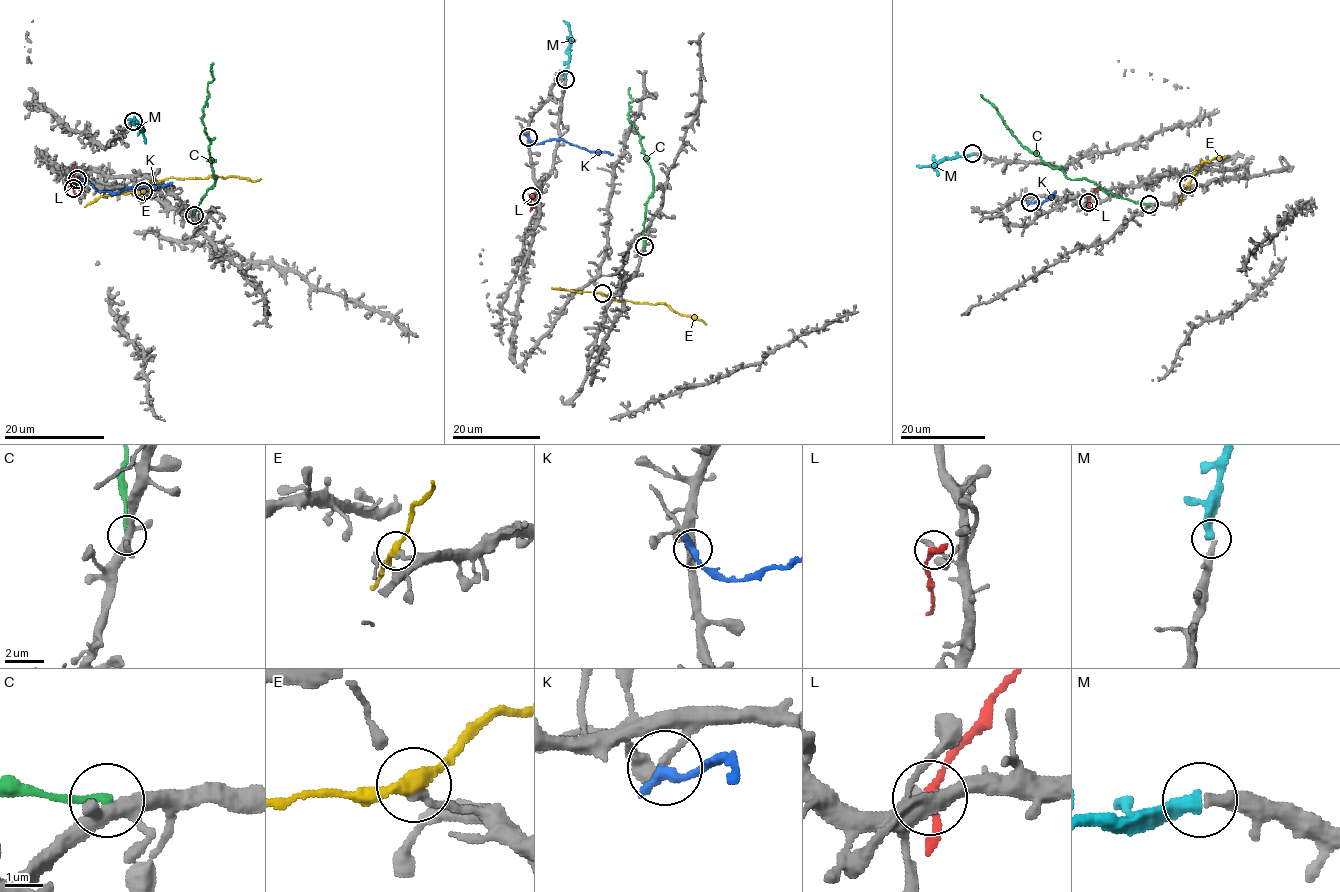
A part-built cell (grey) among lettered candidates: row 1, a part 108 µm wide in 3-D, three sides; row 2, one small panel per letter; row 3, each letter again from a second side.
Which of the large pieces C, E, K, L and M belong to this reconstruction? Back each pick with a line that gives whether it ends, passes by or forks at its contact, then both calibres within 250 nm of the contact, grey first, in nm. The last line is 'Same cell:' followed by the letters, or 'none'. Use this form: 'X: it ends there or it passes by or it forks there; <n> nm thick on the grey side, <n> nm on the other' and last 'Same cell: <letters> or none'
M: it ends there; 320 nm thick on the grey side, 400 nm on the other
Same cell: M

